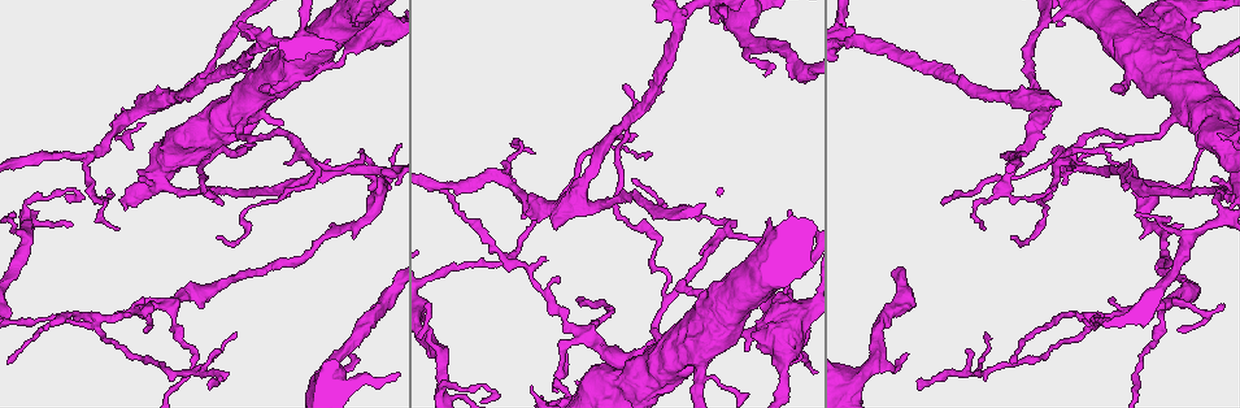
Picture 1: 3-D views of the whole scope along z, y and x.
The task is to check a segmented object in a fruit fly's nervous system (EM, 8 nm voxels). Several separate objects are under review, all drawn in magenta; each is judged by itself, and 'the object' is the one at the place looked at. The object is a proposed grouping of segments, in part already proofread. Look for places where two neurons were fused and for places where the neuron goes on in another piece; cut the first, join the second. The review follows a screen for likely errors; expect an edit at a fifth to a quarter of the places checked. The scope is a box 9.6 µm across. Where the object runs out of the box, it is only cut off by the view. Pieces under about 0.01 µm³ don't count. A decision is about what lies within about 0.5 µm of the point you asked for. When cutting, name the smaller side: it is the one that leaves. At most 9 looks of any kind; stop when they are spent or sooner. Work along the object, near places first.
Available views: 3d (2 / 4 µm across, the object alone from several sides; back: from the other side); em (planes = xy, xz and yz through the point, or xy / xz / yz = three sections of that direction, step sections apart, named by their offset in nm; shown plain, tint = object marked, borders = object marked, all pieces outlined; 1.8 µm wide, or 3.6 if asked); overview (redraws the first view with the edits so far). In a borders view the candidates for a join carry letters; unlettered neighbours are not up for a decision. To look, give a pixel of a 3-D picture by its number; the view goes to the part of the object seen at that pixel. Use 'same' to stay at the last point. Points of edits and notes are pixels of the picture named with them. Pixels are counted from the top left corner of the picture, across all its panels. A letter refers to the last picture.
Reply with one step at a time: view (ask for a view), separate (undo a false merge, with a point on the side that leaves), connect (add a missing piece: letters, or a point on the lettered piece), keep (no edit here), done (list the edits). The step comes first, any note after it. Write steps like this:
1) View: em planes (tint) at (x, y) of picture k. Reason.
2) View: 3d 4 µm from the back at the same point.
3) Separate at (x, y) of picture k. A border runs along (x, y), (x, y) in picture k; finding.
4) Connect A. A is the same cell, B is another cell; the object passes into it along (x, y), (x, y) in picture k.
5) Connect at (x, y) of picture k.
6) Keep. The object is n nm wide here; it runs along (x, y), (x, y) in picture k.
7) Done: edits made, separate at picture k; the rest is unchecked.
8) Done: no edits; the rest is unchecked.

View: em planes (borders) at (507, 263) of picture 1. Looks like a crossing.

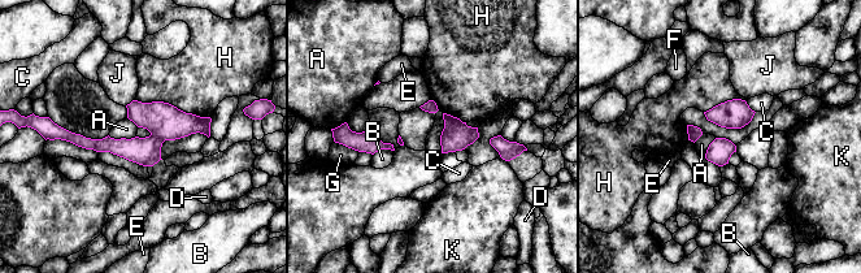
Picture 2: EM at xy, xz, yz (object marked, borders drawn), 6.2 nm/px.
Separate at (460, 137) of picture 2. The object is 180 nm wide here; A, B, C, D, E, F, G, H, J and K are other cells; a border runs along (461, 121), (440, 138) in picture 2; a second neuron is stuck on.

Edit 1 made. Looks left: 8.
View: overview. See it whole again.

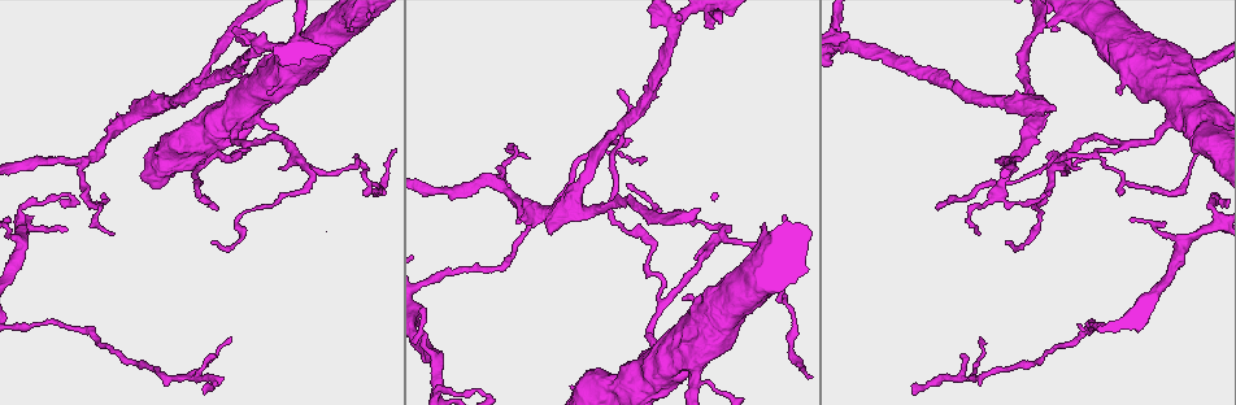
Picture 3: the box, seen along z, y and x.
View: 3d 4 µm at (275, 124) of picture 3. Free end.

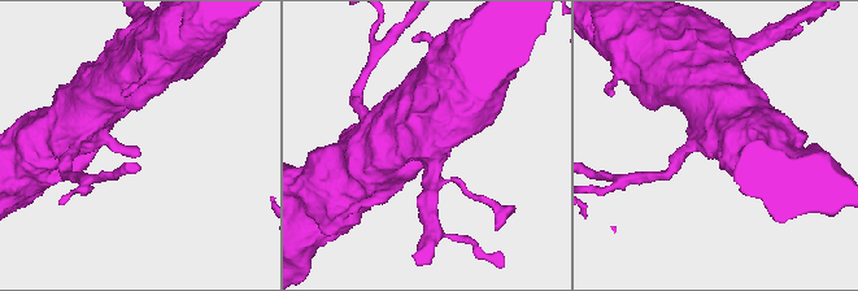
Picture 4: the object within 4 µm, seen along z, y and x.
View: em 3.6 µm planes (borders) at (135, 148) of picture 4.

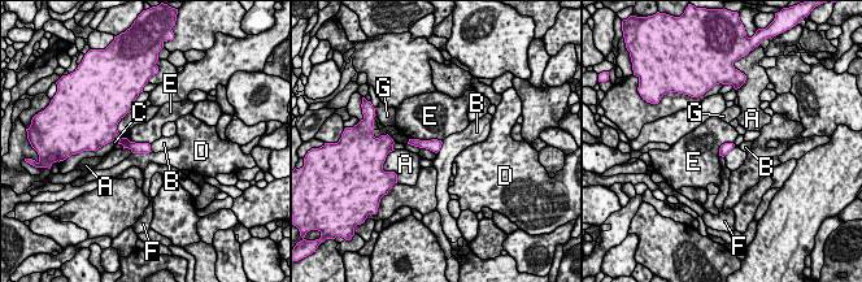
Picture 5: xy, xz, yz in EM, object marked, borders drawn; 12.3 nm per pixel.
Keep. A, B, C, D, E, F and G are other cells; it runs along (109, 138), (147, 148) in picture 5; no lettered piece goes on from it.

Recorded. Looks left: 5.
View: em planes (plain) at (843, 45) of picture 3.

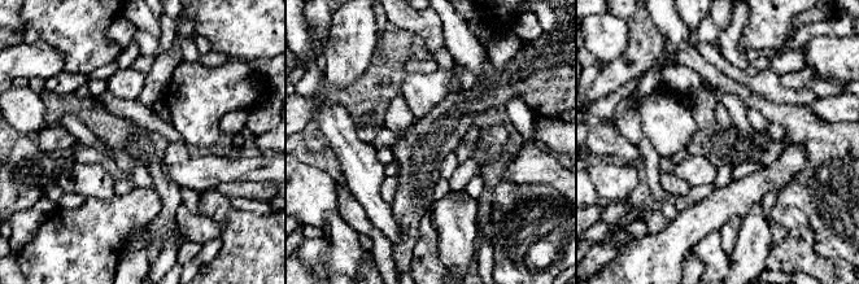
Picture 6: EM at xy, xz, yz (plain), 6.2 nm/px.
View: em planes (borders) at the same point.

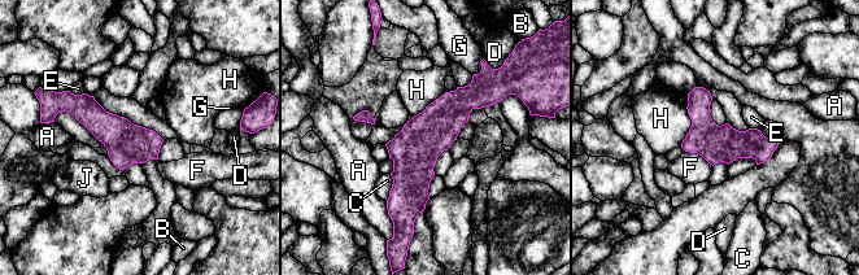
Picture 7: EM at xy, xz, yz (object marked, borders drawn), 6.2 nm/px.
Keep. A, B, C, D, E, F, G, H and J are other cells; it runs along (475, 81), (414, 151), (411, 217) in picture 7; continuous, no second neuron.

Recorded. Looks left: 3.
Done: edits made, separate at picture 2; the rest is unchecked.

